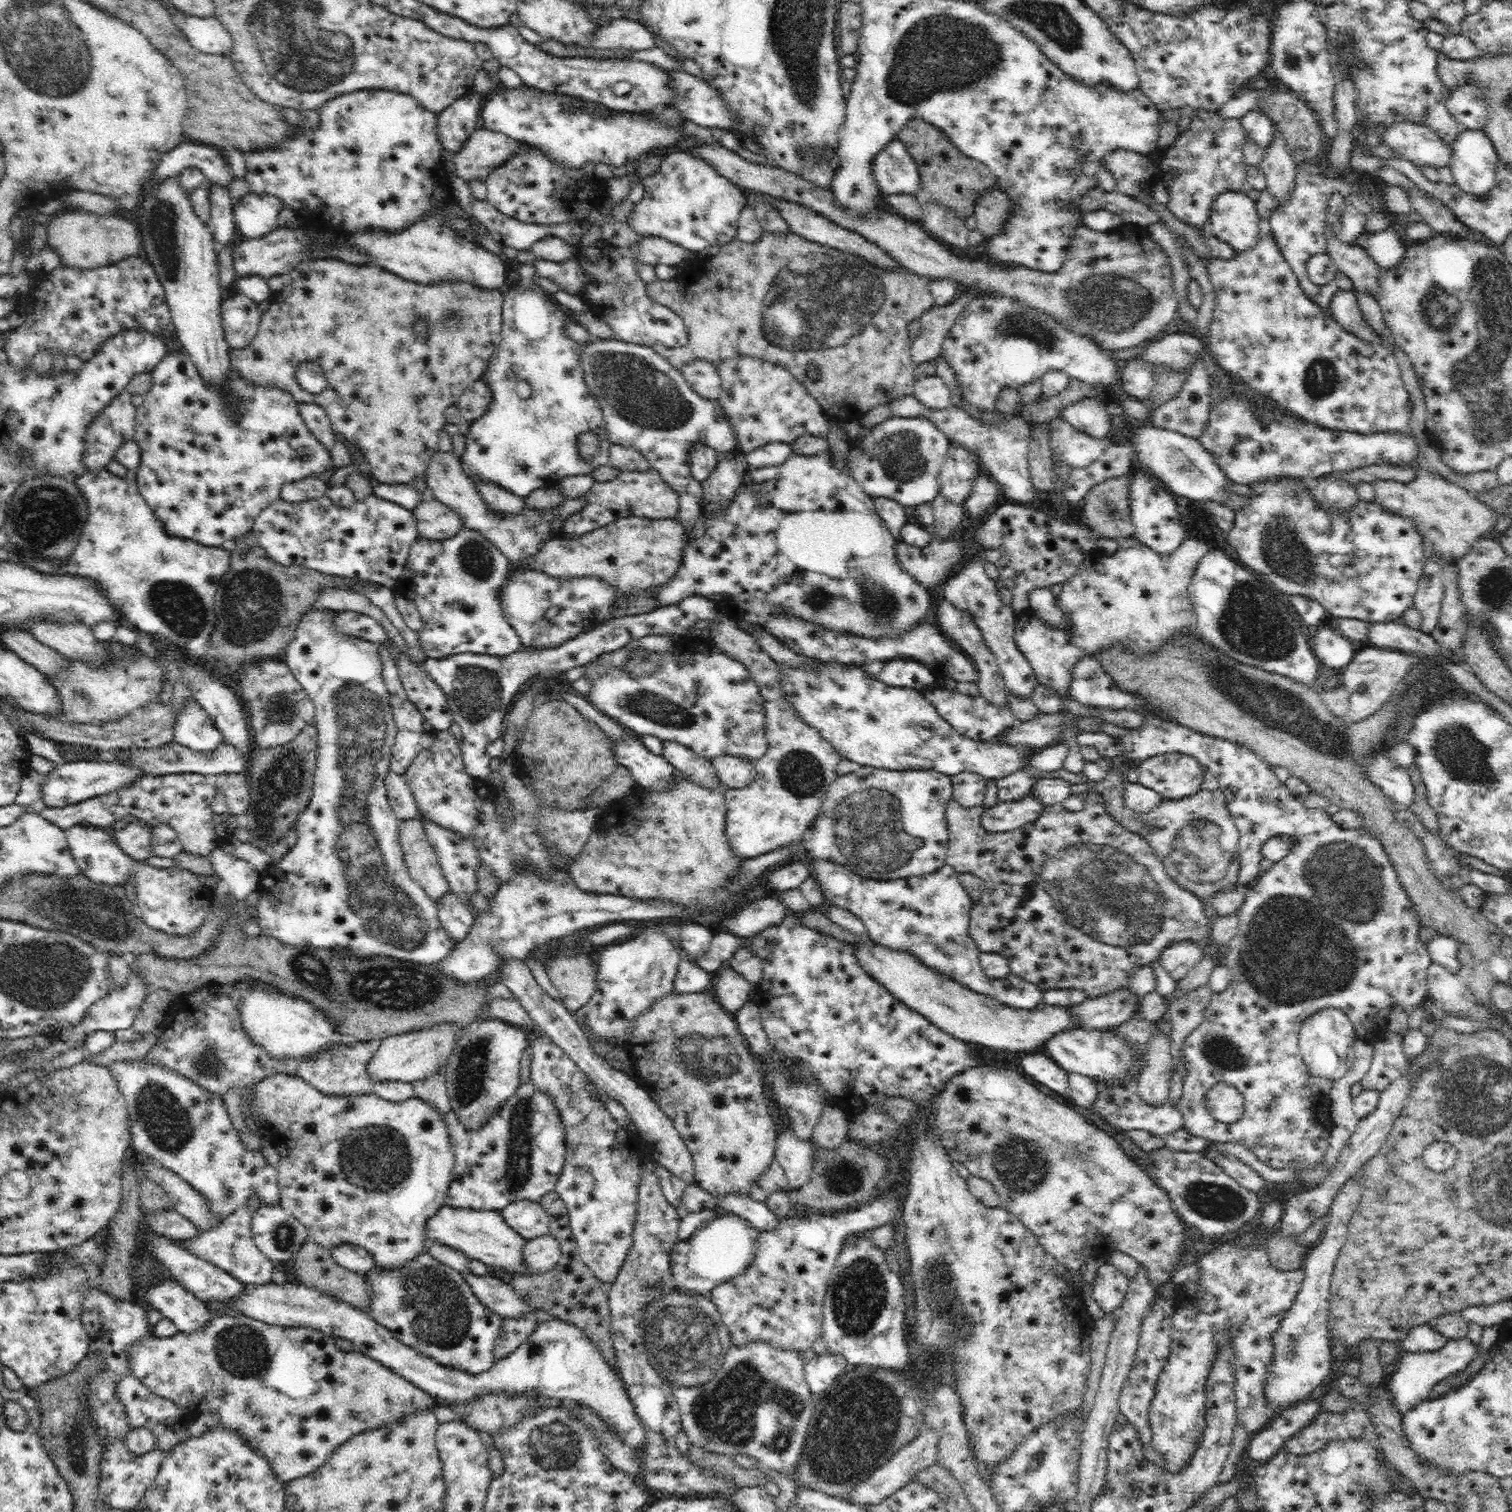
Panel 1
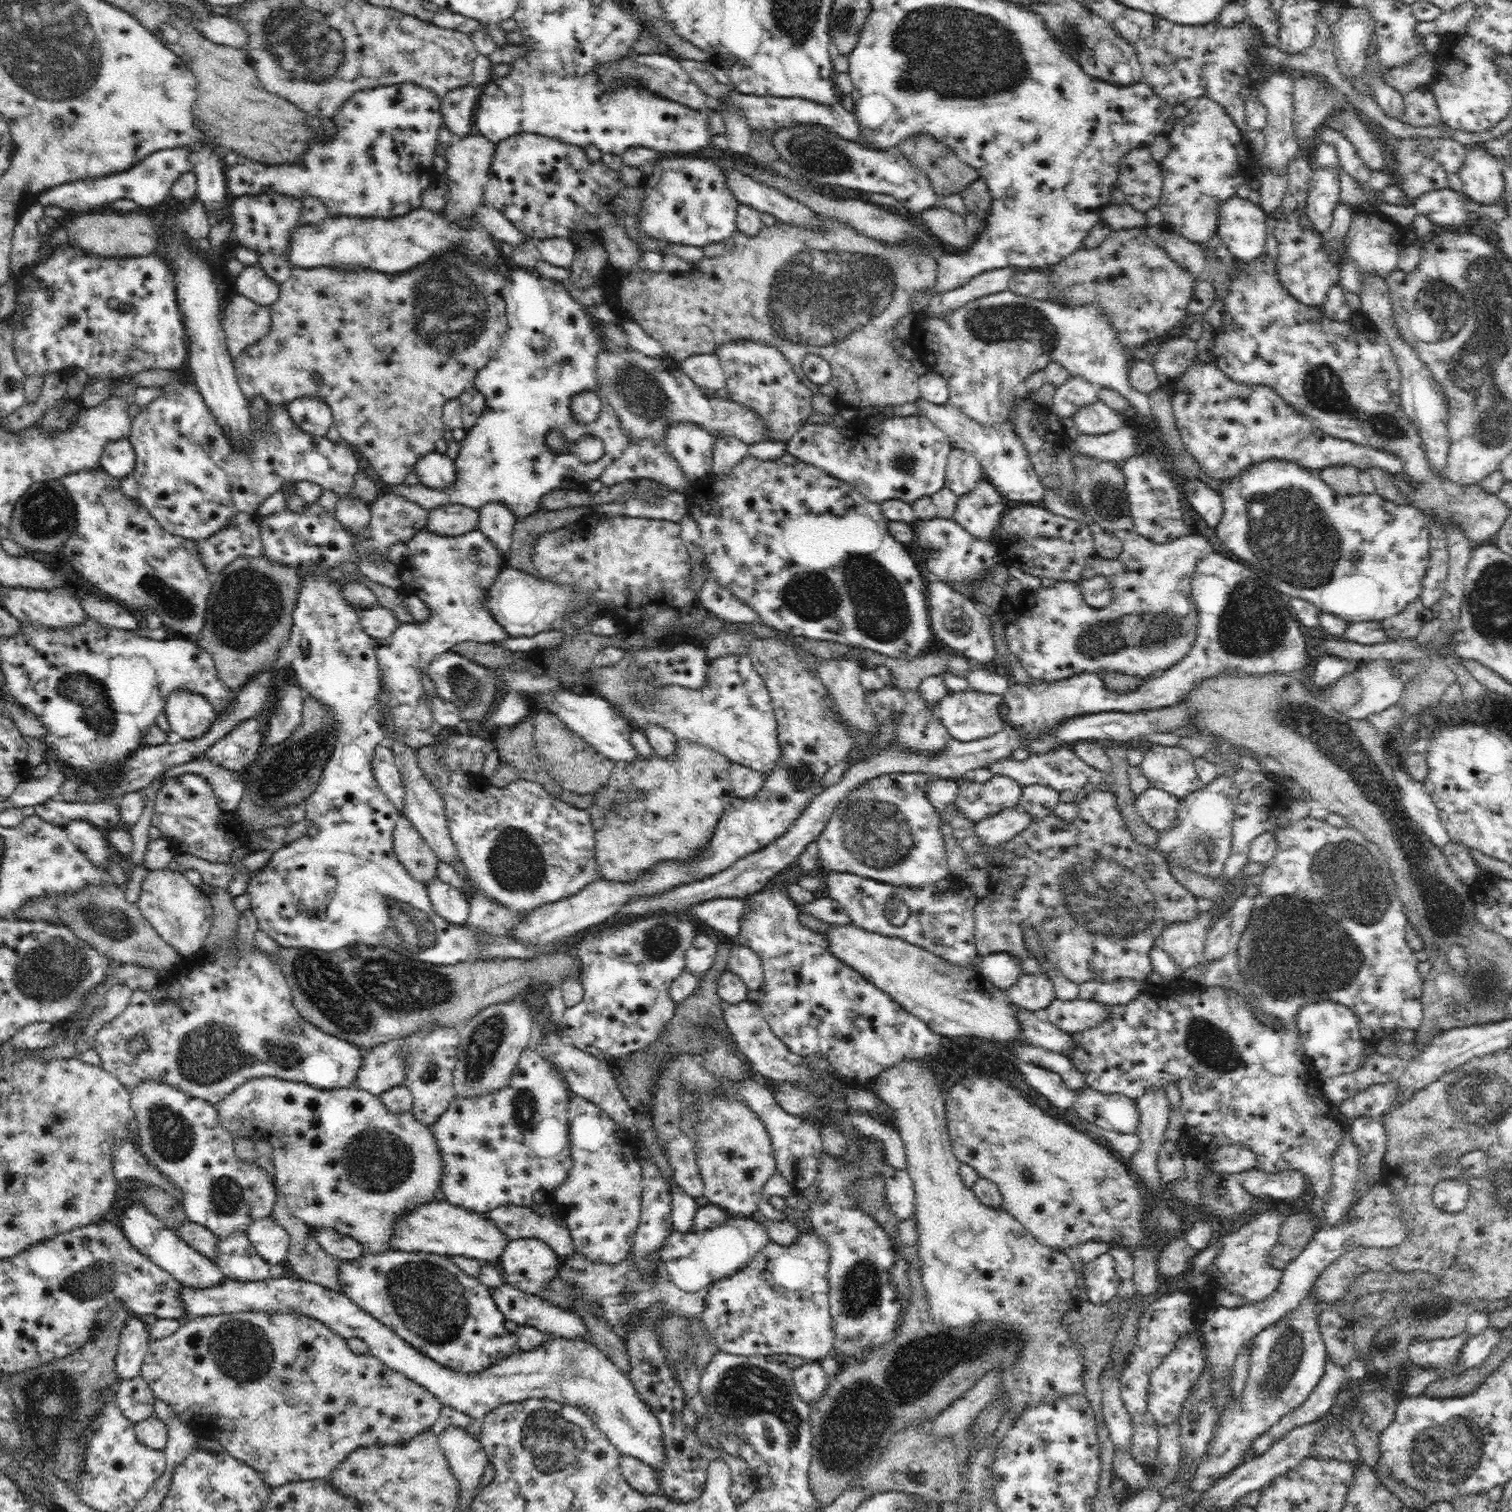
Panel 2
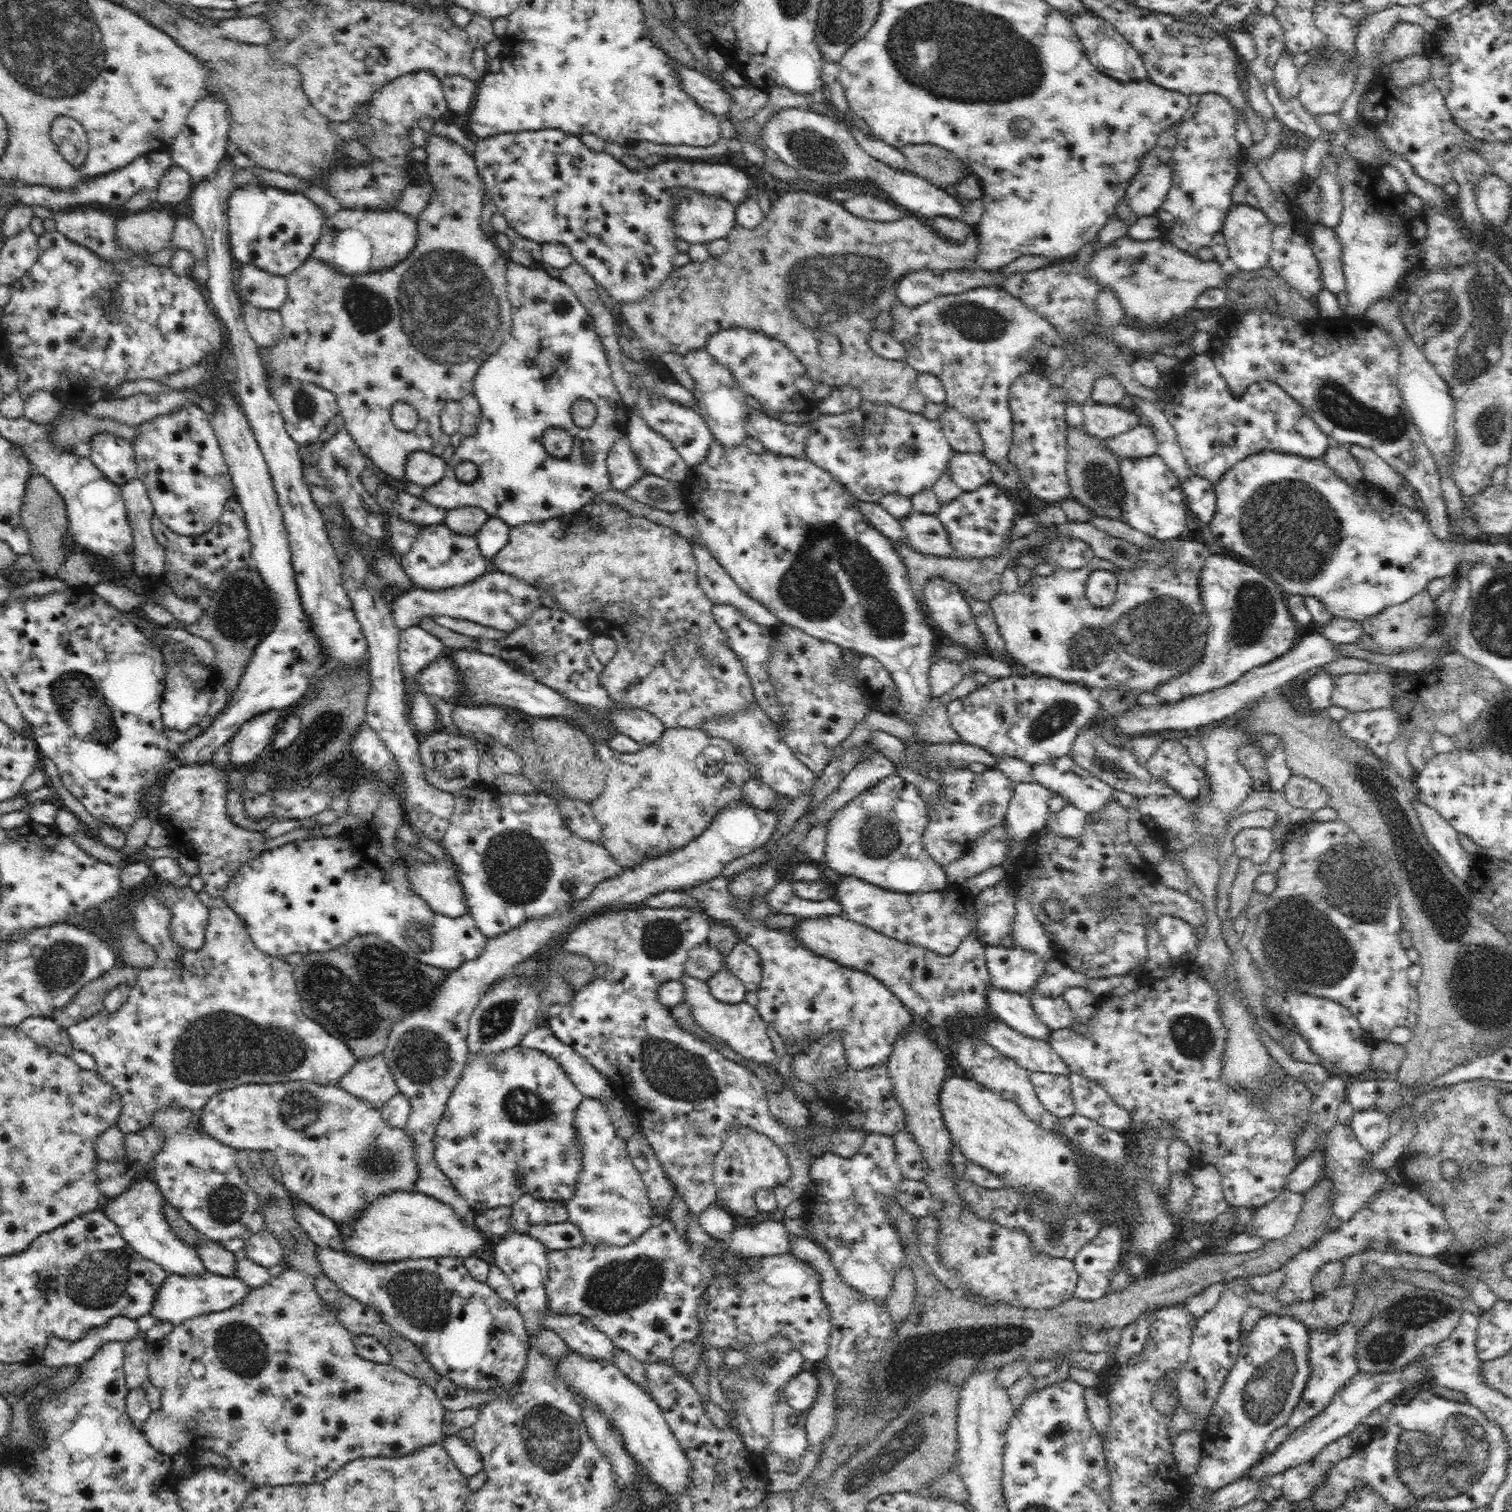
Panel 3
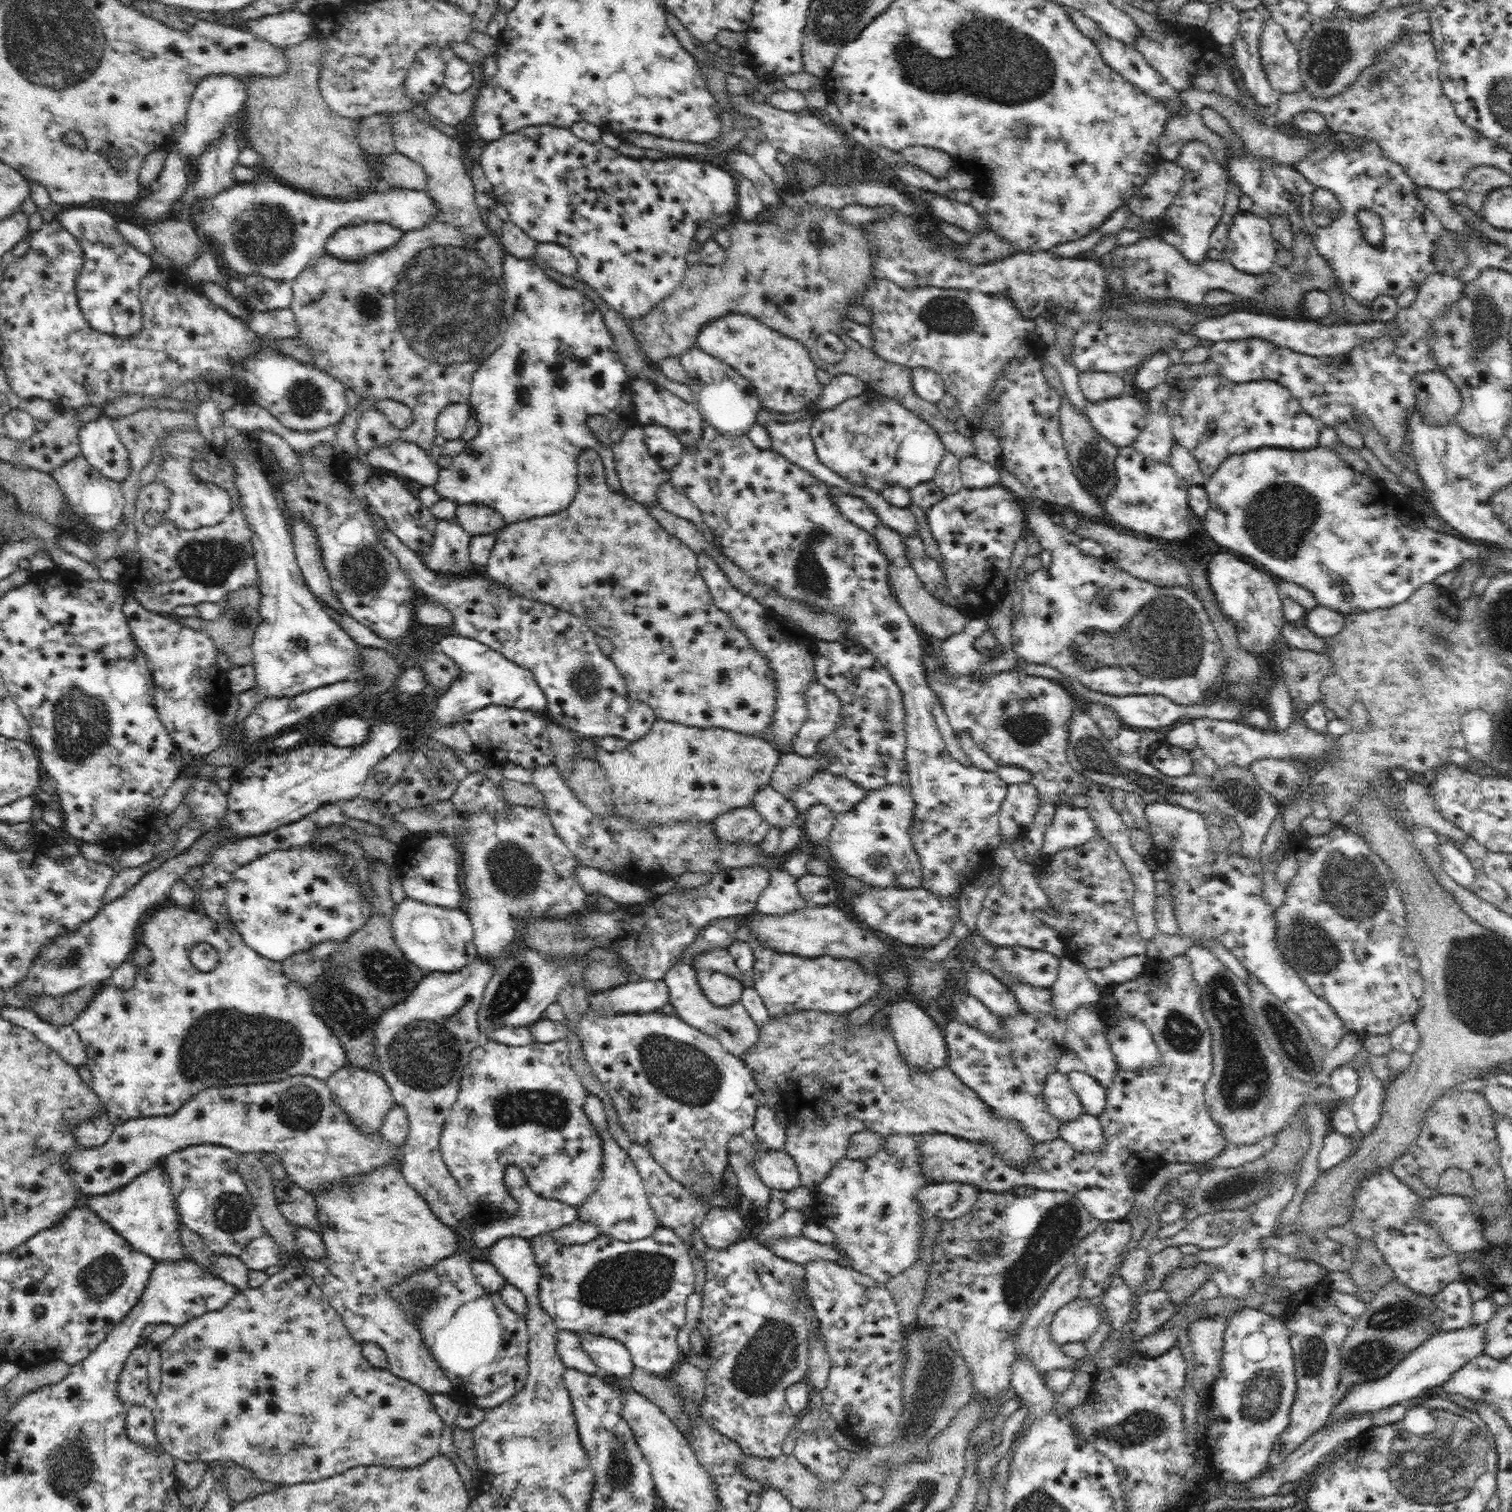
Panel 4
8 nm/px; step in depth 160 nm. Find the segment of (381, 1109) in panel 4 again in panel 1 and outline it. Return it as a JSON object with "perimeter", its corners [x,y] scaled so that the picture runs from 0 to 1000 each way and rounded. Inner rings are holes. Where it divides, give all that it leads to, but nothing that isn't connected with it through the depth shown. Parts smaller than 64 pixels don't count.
{"perimeter":[[[291,677],[281,681],[255,687],[247,692],[242,708],[247,716],[266,715],[273,716],[275,714],[280,714],[280,713],[286,712],[290,706],[295,706],[298,696],[300,694],[300,689],[307,681],[308,679]]]}

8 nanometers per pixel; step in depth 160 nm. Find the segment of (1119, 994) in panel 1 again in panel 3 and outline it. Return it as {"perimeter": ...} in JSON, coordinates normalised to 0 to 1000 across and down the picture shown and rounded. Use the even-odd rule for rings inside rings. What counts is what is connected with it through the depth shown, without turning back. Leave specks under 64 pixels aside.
{"perimeter":[[[688,657],[680,658],[682,665],[687,675],[695,681],[708,679],[710,671],[703,659],[689,659]]]}

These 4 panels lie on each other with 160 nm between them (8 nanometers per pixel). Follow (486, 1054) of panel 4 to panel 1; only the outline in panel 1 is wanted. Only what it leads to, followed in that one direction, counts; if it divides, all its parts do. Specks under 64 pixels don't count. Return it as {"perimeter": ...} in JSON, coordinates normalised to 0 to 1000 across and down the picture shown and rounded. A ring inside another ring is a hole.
{"perimeter":[[[349,715],[345,717],[340,725],[337,725],[324,737],[324,739],[316,745],[316,747],[310,747],[304,741],[300,734],[292,737],[298,757],[300,760],[300,771],[299,780],[295,788],[294,797],[300,799],[313,800],[329,800],[332,801],[338,795],[349,793],[357,795],[357,793],[367,787],[368,782],[374,769],[374,756],[374,746],[366,726]]]}

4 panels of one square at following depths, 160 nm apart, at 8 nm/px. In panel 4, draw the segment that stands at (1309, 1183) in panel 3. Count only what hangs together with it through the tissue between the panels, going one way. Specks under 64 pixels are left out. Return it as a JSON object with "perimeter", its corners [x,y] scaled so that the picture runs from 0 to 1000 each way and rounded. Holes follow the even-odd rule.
{"perimeter":[[[880,747],[876,752],[874,760],[872,763],[872,774],[875,776],[890,767],[896,761],[896,753],[897,755],[899,752],[892,752],[884,747]]]}

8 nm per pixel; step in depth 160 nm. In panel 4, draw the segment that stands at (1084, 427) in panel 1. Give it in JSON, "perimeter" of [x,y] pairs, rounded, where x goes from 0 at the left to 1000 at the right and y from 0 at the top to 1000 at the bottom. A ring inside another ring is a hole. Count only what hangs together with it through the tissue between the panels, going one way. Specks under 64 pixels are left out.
{"perimeter":[[[750,262],[722,266],[718,274],[722,282],[739,296],[749,294],[760,276],[759,269]]]}

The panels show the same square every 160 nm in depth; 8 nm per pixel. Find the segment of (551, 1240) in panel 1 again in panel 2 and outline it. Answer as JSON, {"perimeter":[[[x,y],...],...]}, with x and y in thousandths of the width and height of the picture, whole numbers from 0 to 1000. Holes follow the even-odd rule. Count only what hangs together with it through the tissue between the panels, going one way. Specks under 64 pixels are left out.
{"perimeter":[[[356,819],[337,820],[331,835],[335,845],[333,848],[341,853],[355,856],[370,841],[370,831]]]}

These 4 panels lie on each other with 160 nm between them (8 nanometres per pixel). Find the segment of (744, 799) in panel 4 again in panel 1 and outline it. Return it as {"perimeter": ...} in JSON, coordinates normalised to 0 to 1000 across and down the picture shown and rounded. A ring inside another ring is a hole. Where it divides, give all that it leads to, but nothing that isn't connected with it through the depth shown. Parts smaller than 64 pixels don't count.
{"perimeter":[[[447,511],[443,523],[430,523],[420,521],[418,525],[400,533],[384,564],[376,577],[379,583],[389,590],[414,593],[419,595],[442,595],[450,601],[471,602],[483,595],[480,586],[486,581],[491,567],[484,564],[480,556],[481,533],[479,521],[468,522]]]}

